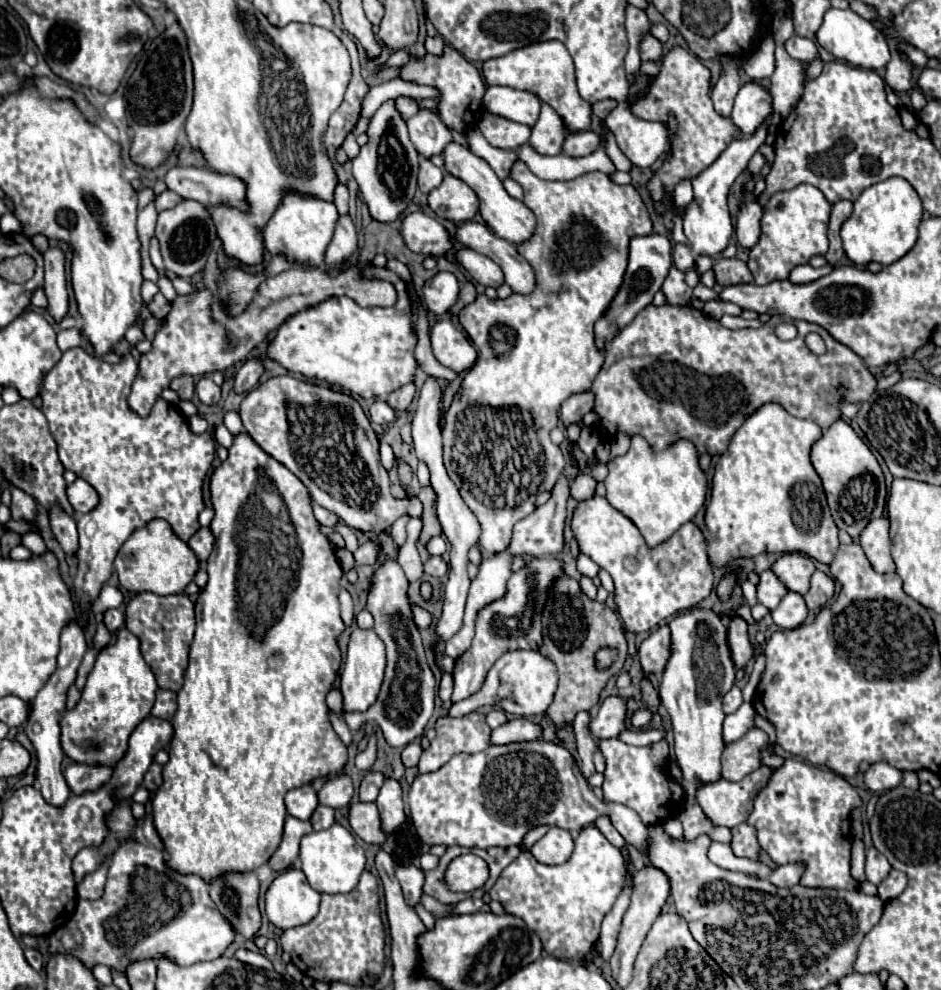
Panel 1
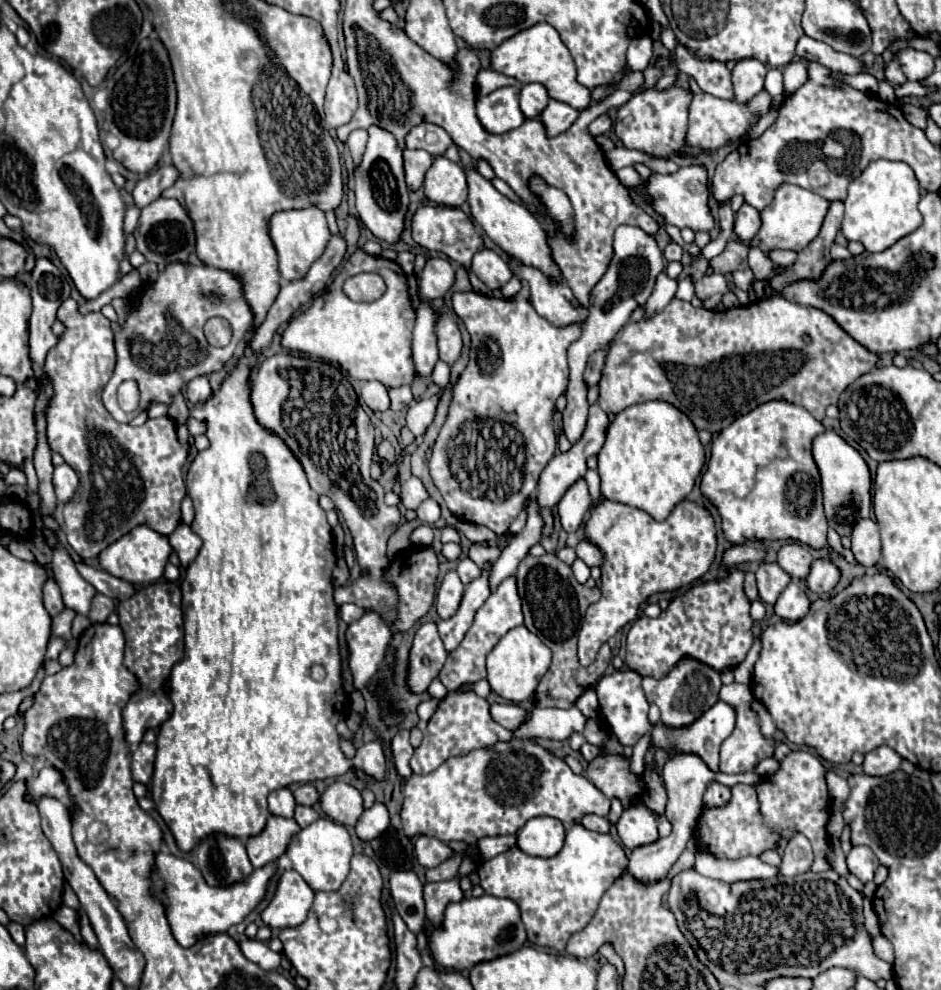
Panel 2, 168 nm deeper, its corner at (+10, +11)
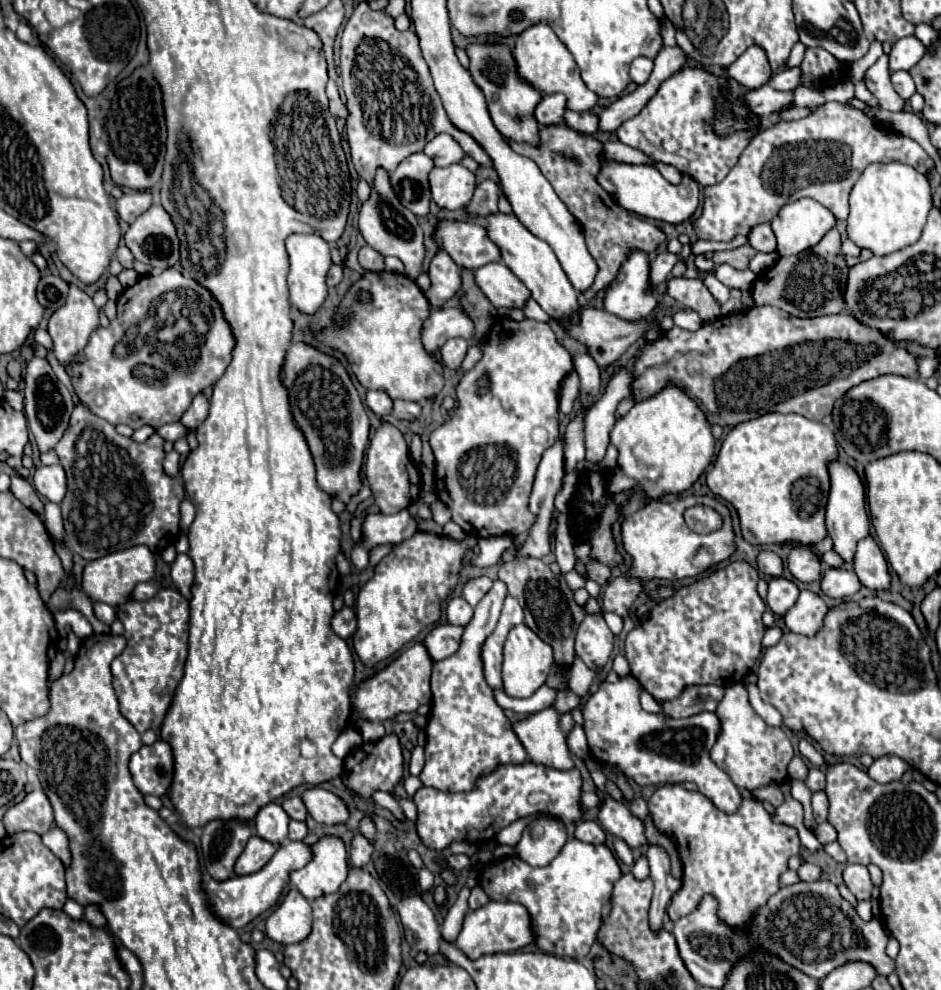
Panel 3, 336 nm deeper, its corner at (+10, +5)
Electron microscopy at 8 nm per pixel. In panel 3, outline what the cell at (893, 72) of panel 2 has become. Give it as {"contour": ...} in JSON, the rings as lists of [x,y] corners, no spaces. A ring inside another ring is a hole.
{"contour":[[[895,71],[895,73],[891,73],[891,83],[893,83],[893,89],[905,101],[915,93],[915,83],[913,83],[913,79],[911,79],[911,75],[907,71]]]}

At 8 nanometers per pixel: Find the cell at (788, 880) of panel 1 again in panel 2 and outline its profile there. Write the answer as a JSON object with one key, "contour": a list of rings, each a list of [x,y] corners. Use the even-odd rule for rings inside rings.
{"contour":[[[795,833],[783,853],[783,863],[781,863],[781,875],[793,877],[793,875],[801,875],[807,873],[813,865],[813,849],[811,843],[807,841],[807,837],[803,837],[801,833]]]}

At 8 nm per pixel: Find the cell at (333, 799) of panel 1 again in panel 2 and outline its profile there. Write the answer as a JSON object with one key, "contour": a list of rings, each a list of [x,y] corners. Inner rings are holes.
{"contour":[[[299,785],[299,787],[295,787],[293,797],[295,797],[297,805],[309,805],[309,807],[313,807],[319,801],[319,793],[317,793],[317,789],[313,785]]]}

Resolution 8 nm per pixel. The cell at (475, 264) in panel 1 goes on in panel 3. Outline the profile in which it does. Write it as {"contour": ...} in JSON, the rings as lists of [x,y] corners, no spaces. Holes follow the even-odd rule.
{"contour":[[[499,261],[475,269],[475,283],[495,307],[523,307],[529,299],[529,289]]]}

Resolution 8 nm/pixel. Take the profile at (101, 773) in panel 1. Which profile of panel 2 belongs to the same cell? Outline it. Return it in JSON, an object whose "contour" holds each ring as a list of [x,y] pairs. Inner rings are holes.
{"contour":[[[51,765],[43,767],[39,771],[39,775],[35,779],[25,781],[27,787],[27,801],[37,803],[41,797],[53,797],[57,801],[61,801],[63,805],[67,805],[67,785],[63,785],[63,777],[59,777],[59,773],[55,773],[55,769],[51,769]]]}

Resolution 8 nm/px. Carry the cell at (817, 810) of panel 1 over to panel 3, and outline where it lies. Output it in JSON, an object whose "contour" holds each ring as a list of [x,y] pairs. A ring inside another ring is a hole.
{"contour":[[[809,765],[809,773],[807,773],[805,783],[807,783],[807,787],[811,789],[811,793],[821,791],[821,789],[825,787],[825,775],[823,775],[819,769],[815,769],[813,765]]]}

